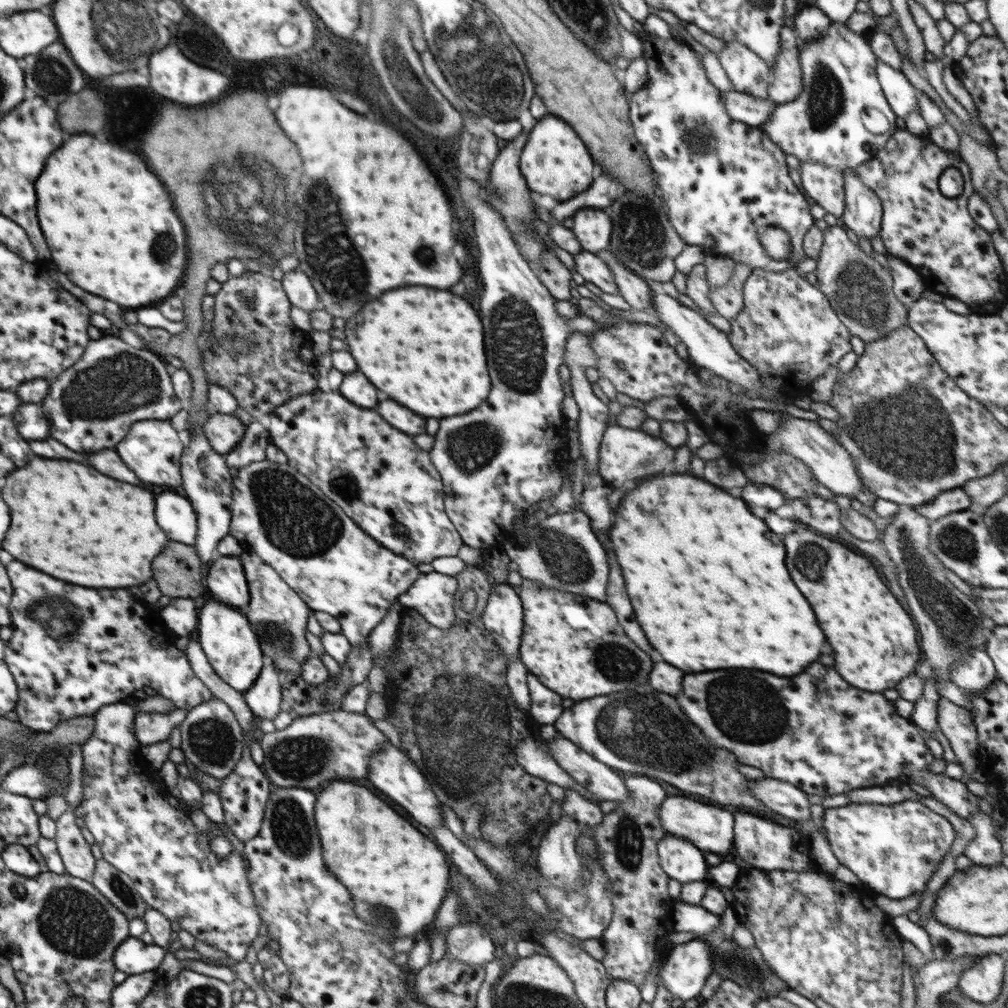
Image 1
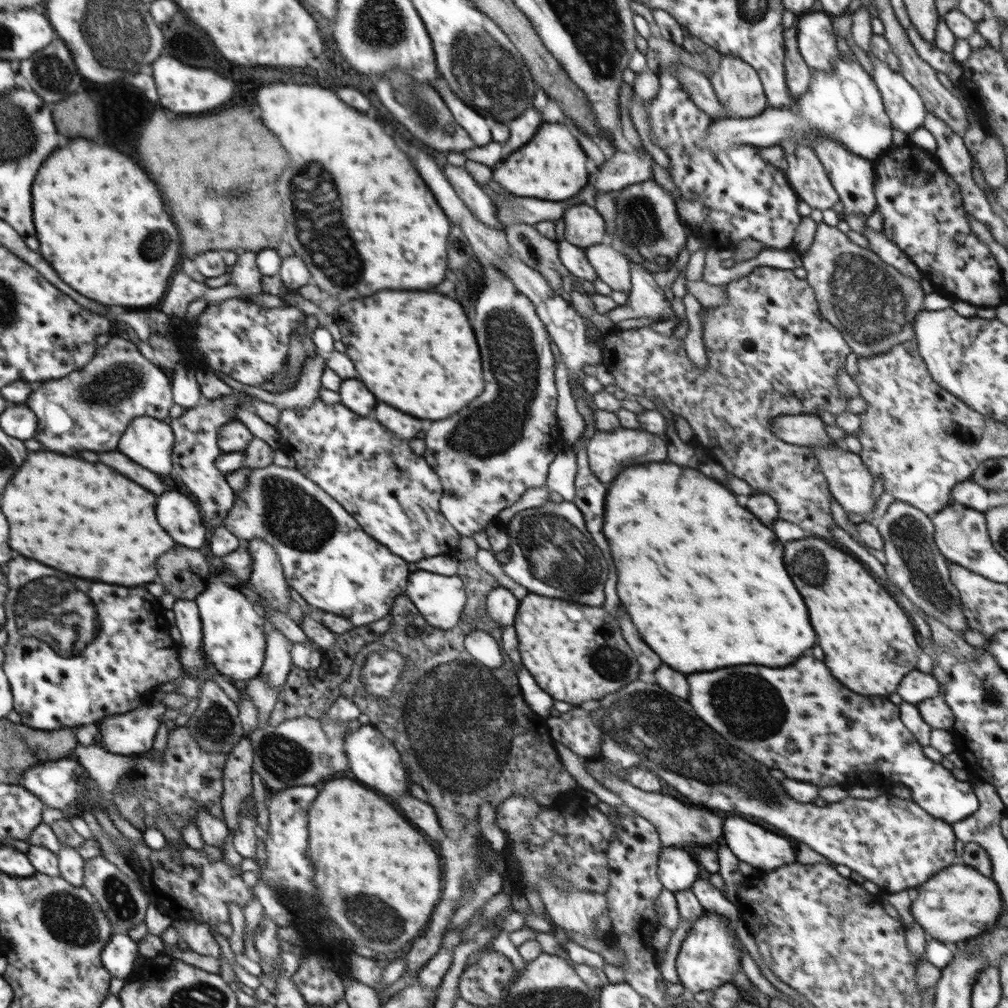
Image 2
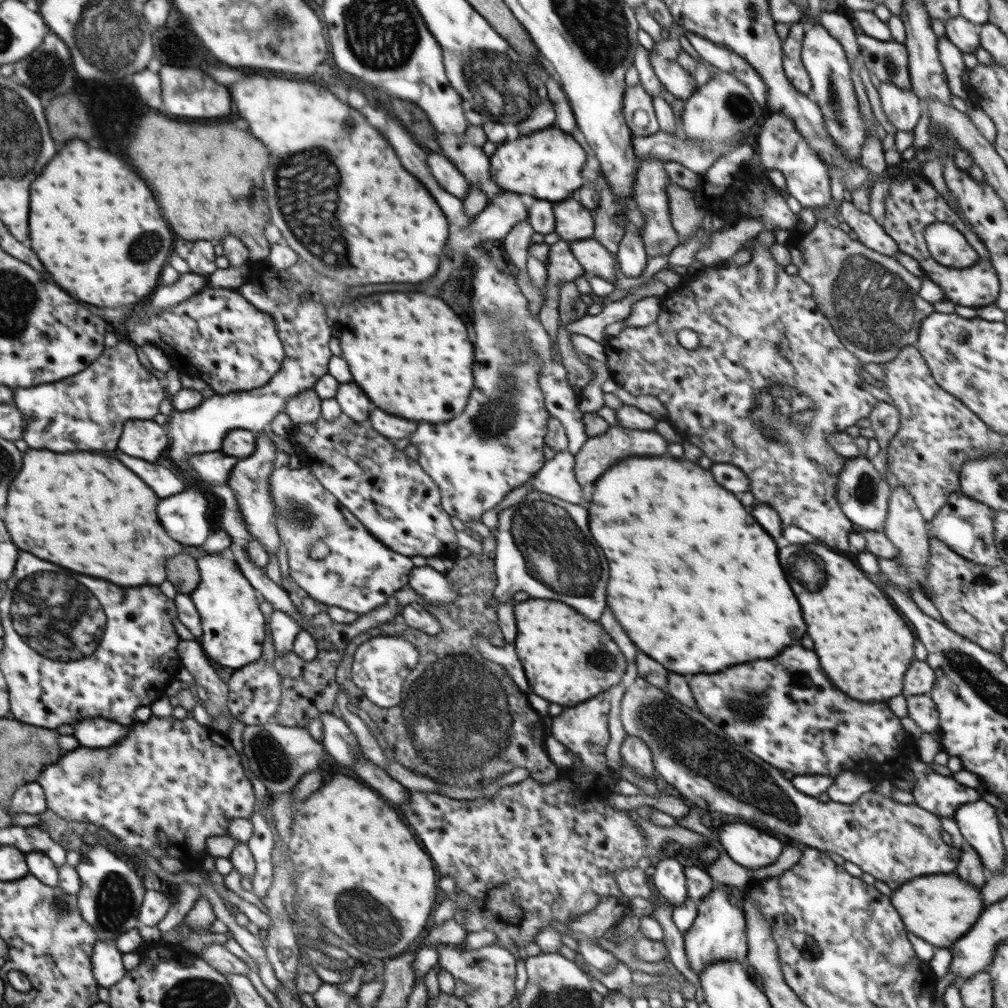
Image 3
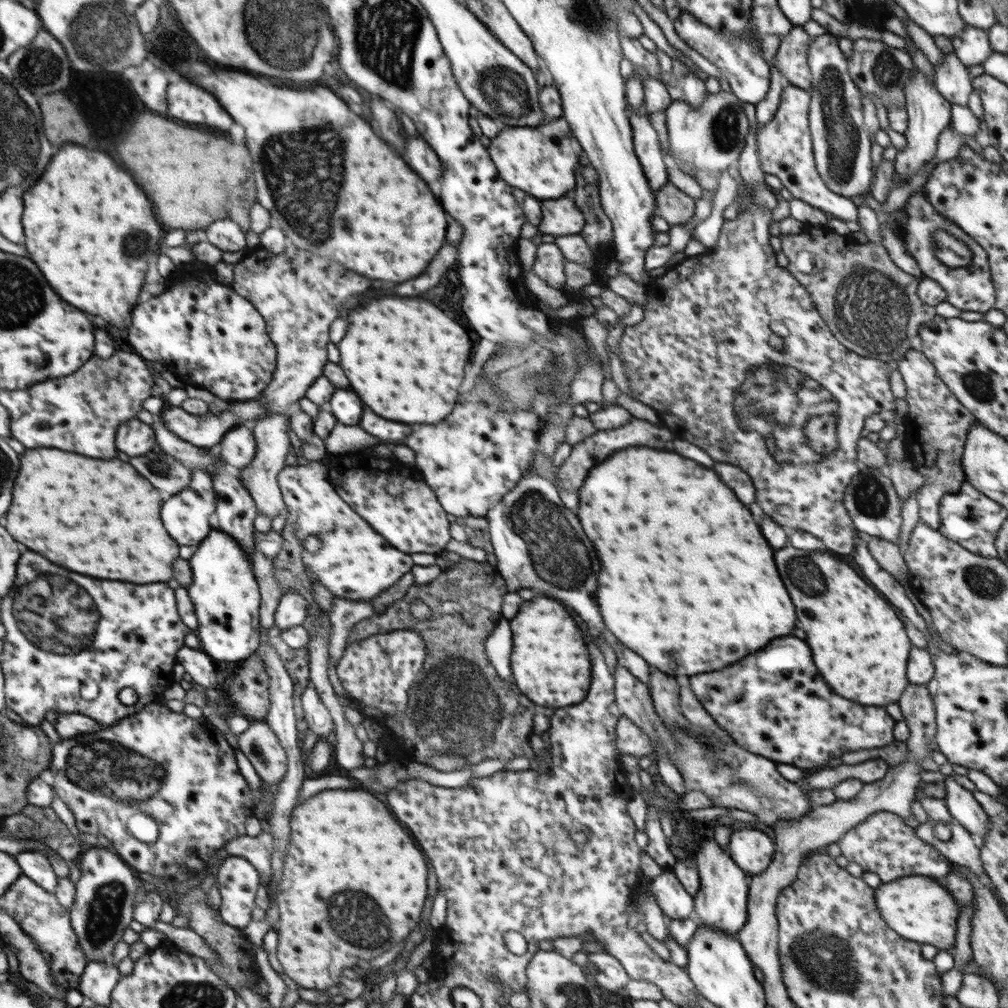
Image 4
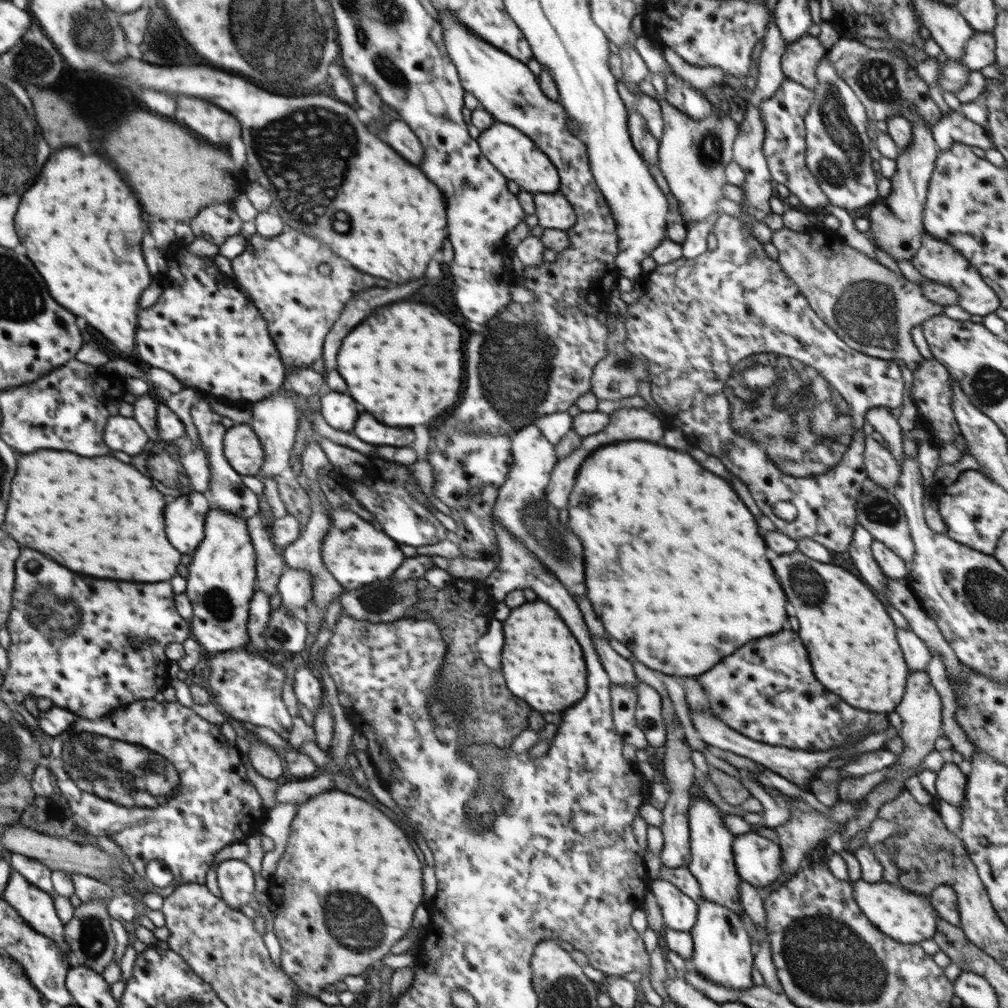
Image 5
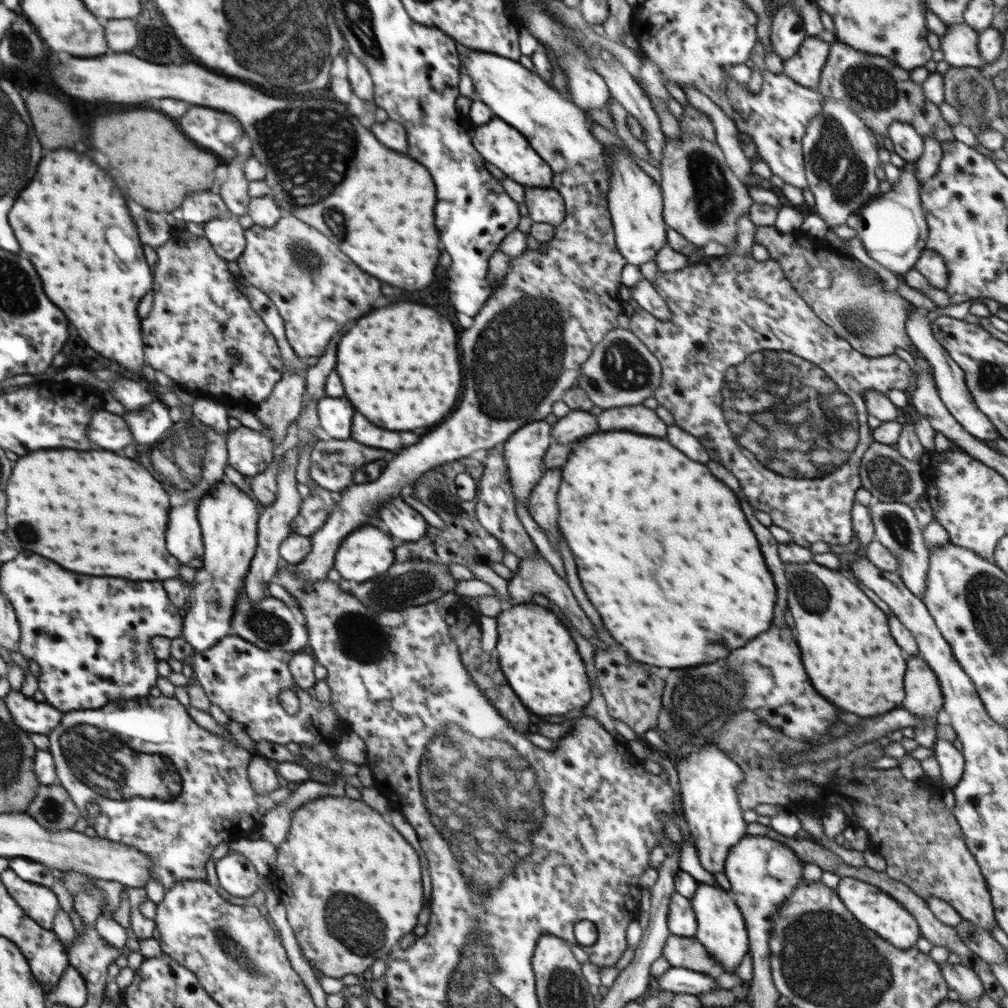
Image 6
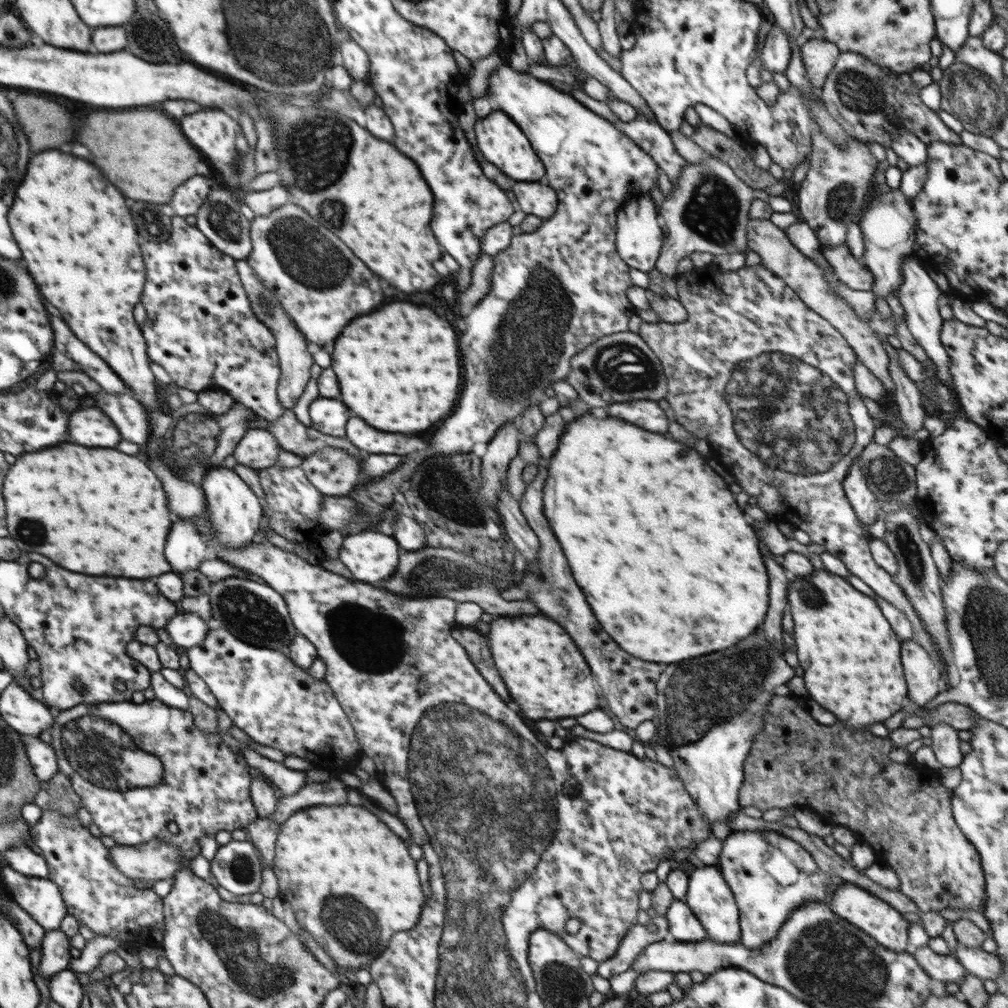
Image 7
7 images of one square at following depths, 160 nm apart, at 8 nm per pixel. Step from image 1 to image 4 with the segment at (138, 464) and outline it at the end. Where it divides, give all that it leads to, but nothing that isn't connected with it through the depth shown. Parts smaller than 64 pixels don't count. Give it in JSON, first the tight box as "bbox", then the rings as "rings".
{"bbox":[116,418,156,456],"rings":[[[137,418],[124,421],[116,432],[116,448],[128,456],[148,454],[156,444],[154,429]]]}

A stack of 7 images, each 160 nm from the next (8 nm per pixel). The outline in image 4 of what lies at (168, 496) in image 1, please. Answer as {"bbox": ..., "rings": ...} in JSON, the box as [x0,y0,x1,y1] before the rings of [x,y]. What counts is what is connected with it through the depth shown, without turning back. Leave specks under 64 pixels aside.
{"bbox":[160,469,215,548],"rings":[[[196,469],[192,471],[190,484],[184,490],[181,490],[180,494],[172,496],[170,500],[166,500],[160,514],[162,514],[164,528],[168,530],[168,534],[180,546],[196,548],[208,536],[212,528],[208,521],[208,516],[215,512],[215,506],[215,492],[213,491],[211,475],[205,470]]]}

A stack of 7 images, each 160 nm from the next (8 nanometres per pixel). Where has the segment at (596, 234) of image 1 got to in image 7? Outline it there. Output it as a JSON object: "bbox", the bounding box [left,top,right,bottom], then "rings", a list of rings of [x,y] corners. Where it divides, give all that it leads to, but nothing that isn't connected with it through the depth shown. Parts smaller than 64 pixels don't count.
{"bbox":[512,181,558,219],"rings":[[[516,181],[512,189],[522,212],[543,219],[550,219],[554,216],[558,195],[545,181]]]}

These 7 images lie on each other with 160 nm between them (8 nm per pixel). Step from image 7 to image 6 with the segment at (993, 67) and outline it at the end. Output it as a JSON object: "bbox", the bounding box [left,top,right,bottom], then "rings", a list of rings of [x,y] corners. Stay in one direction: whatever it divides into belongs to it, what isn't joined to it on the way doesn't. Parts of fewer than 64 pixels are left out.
{"bbox":[940,22,987,68],"rings":[[[965,22],[946,27],[943,37],[940,38],[940,48],[944,54],[944,60],[952,67],[983,68],[987,62],[977,47],[979,33]]]}

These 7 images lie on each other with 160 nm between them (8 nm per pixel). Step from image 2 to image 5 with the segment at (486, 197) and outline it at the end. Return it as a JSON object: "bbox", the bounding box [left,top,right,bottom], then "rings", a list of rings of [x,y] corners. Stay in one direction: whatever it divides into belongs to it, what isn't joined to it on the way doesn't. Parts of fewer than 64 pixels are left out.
{"bbox":[384,120,425,164],"rings":[[[389,120],[386,124],[390,124],[384,132],[388,144],[400,152],[400,156],[404,156],[408,162],[412,164],[422,164],[422,158],[425,157],[425,150],[420,142],[420,139],[414,134],[404,122],[396,120]]]}

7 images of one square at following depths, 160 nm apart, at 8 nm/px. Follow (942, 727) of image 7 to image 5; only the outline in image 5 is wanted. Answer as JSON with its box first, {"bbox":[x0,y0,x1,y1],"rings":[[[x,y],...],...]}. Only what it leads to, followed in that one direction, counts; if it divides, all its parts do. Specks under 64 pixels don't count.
{"bbox":[936,762,967,807],"rings":[[[945,762],[937,772],[936,790],[939,798],[952,806],[962,807],[967,789],[967,775],[958,765]]]}

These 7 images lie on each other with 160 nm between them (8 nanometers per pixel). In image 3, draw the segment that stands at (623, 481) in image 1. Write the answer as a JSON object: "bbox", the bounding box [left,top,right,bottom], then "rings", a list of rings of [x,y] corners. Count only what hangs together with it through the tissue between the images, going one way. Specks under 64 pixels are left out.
{"bbox":[574,424,668,497],"rings":[[[618,424],[611,425],[601,435],[590,437],[574,456],[576,480],[581,484],[587,497],[595,491],[595,482],[613,465],[630,456],[660,456],[668,448],[666,440],[657,430],[632,430]]]}

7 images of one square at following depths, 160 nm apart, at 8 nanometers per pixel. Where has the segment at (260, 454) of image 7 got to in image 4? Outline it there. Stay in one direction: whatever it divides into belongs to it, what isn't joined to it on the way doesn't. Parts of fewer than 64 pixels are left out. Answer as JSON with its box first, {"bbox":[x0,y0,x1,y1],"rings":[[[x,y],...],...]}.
{"bbox":[217,424,256,472],"rings":[[[240,424],[222,437],[217,447],[222,461],[235,472],[246,468],[256,456],[256,441],[251,425]]]}

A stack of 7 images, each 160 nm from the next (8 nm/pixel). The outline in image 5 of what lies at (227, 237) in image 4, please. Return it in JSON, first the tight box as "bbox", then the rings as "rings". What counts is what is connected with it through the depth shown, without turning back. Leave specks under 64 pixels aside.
{"bbox":[188,204,243,246],"rings":[[[214,204],[202,208],[188,223],[198,238],[220,246],[226,242],[227,236],[236,236],[240,232],[243,220],[231,204]]]}

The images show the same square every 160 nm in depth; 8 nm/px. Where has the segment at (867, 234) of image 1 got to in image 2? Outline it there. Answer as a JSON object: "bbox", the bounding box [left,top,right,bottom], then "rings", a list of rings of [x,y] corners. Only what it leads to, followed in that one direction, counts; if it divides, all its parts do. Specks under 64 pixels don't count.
{"bbox":[812,136,877,217],"rings":[[[817,136],[812,150],[824,165],[827,175],[838,193],[839,200],[844,205],[841,217],[848,214],[864,214],[868,217],[877,212],[877,200],[874,192],[875,170],[874,162],[853,152],[850,152],[843,144],[828,138],[827,136]]]}

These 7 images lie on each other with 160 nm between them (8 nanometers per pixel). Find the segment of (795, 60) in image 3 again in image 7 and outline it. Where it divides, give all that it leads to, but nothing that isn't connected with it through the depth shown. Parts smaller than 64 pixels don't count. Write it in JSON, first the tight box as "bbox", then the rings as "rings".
{"bbox":[800,37,841,90],"rings":[[[820,37],[805,41],[800,47],[807,79],[820,90],[841,52],[836,44]]]}

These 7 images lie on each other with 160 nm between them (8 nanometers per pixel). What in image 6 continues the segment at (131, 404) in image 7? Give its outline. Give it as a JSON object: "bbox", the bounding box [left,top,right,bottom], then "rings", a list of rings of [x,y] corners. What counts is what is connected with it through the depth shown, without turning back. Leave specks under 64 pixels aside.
{"bbox":[124,401,172,444],"rings":[[[162,401],[143,406],[142,410],[132,410],[124,414],[132,436],[140,444],[152,444],[164,437],[172,428],[172,418],[169,408]]]}

